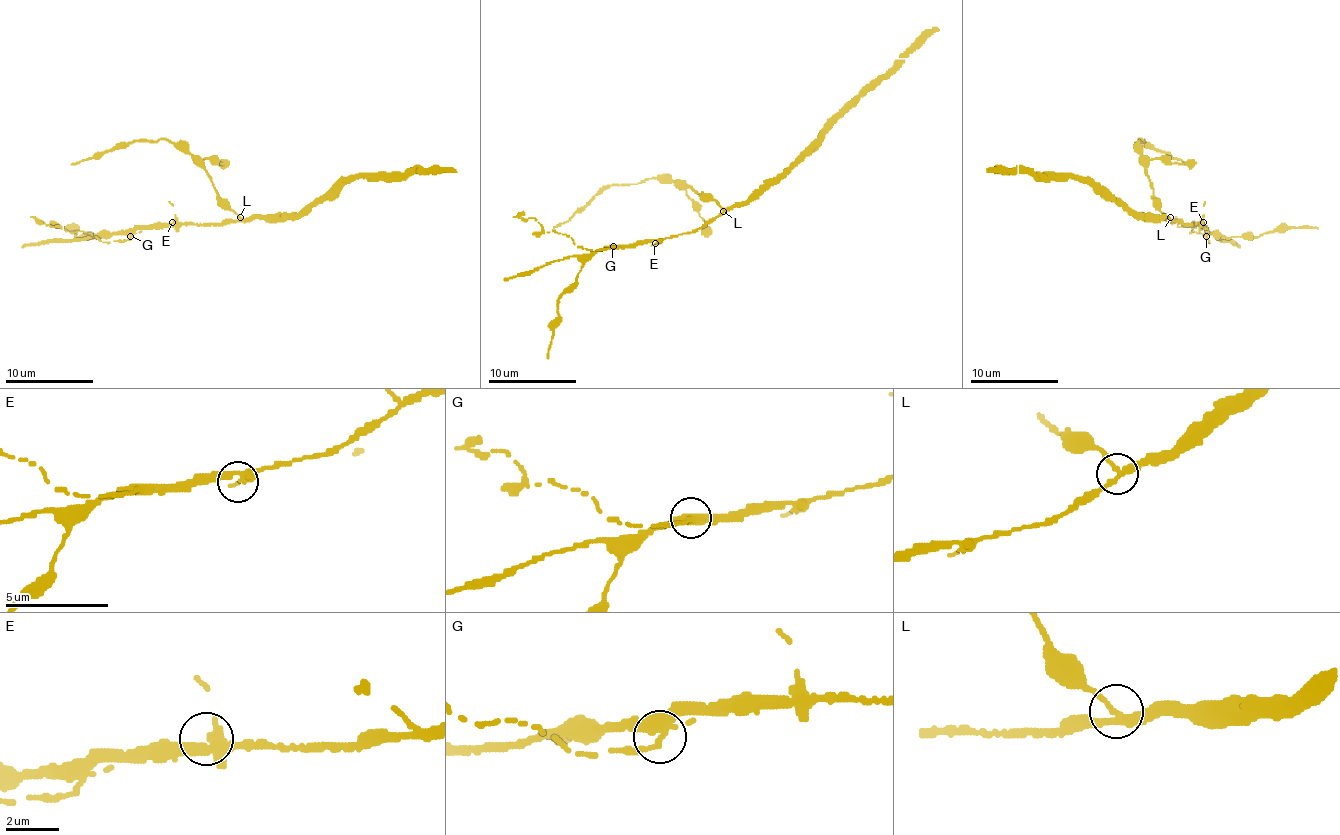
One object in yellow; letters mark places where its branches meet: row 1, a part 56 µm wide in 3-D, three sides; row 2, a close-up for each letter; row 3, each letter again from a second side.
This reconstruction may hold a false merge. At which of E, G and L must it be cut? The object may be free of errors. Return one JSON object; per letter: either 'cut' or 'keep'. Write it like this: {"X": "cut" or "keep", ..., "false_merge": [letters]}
{"E": "keep", "G": "cut", "L": "keep", "false_merge": ["G"]}

